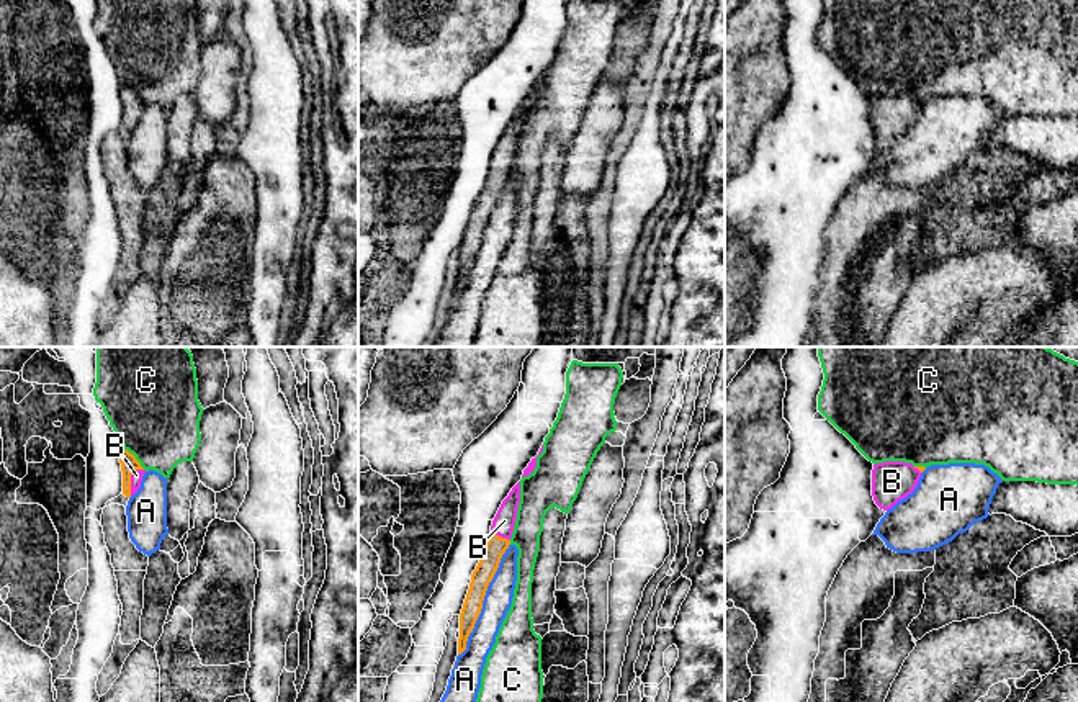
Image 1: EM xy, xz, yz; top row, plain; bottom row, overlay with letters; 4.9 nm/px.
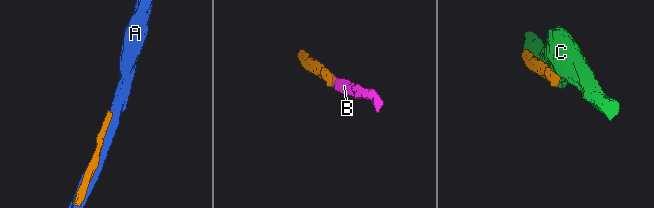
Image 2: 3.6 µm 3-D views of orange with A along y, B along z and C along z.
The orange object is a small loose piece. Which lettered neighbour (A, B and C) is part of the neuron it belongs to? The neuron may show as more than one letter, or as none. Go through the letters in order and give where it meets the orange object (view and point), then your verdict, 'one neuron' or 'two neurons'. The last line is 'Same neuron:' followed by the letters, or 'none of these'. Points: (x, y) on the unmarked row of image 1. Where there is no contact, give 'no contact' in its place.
A: xz (483, 233) | two neurons
B: xy (130, 113) | one neuron
C: xy (134, 90) | two neurons
Same neuron: B

